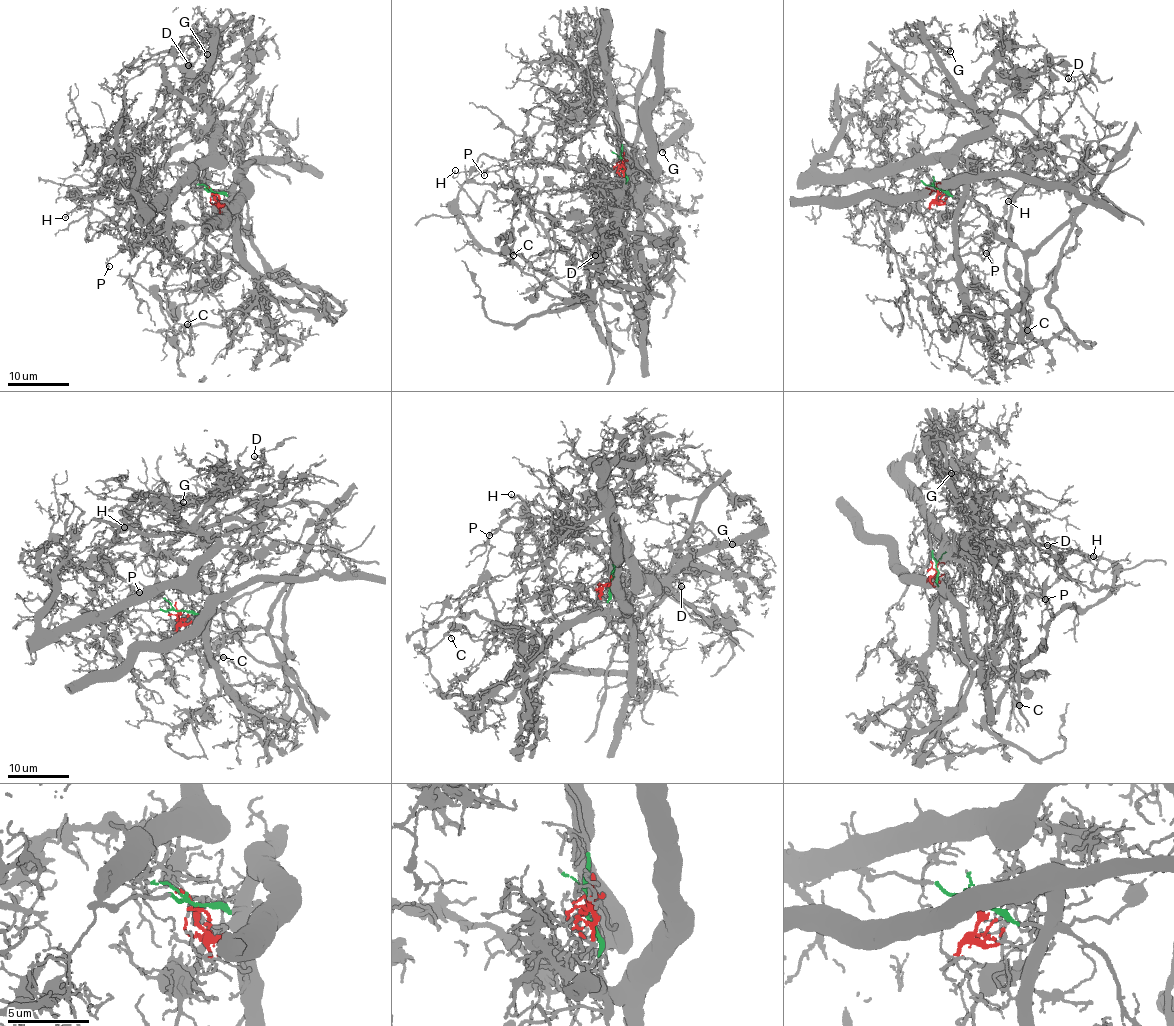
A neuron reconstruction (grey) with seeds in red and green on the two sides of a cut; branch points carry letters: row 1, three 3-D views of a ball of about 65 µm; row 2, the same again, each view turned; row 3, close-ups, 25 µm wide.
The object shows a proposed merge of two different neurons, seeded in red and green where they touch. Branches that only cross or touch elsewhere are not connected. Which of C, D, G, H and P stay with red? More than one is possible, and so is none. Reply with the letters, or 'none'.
D, G, P

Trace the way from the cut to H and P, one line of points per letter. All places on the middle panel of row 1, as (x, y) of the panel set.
H: (622, 164), (630, 215), (590, 278), (598, 329), (560, 284), (486, 252), (459, 214), (456, 170)
P: (622, 164), (614, 169), (615, 185), (608, 180), (611, 196), (585, 173), (517, 158), (516, 153), (484, 175)

